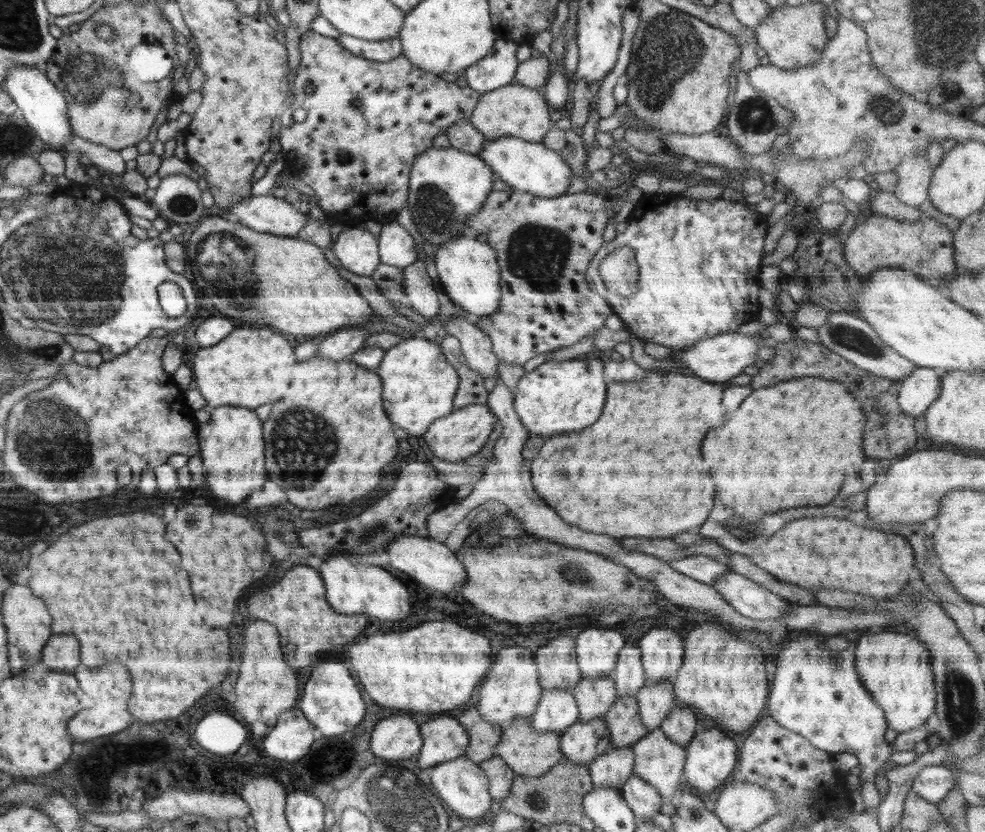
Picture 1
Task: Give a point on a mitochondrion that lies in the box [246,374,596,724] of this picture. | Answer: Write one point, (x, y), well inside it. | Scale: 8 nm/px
(304, 444)

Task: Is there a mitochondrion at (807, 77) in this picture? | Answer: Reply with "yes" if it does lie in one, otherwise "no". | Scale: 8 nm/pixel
no

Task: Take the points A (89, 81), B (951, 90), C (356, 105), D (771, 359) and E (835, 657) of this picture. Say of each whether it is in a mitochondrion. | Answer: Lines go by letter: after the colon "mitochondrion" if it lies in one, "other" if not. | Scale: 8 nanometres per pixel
A: mitochondrion
B: mitochondrion
C: mitochondrion
D: other
E: other

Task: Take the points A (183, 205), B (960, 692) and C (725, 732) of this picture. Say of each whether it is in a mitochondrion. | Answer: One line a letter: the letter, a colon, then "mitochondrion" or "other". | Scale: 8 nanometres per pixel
A: mitochondrion
B: mitochondrion
C: other

